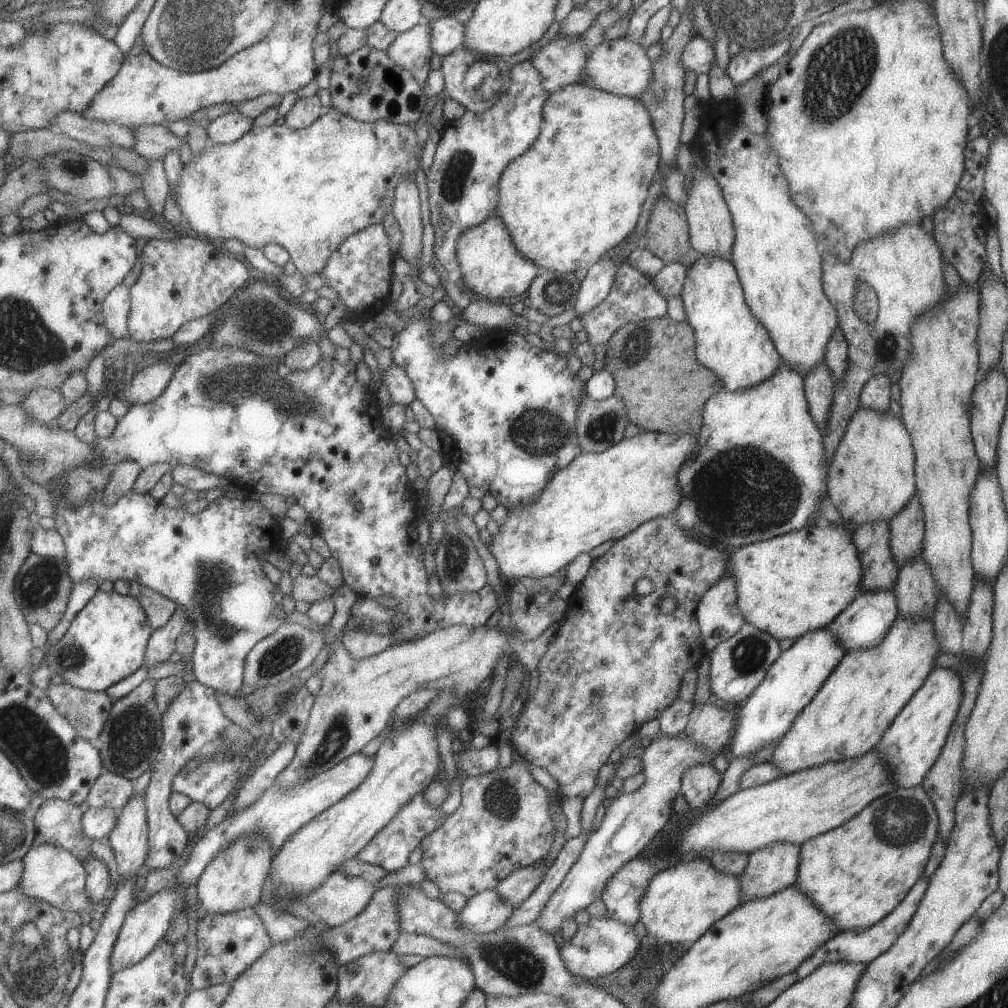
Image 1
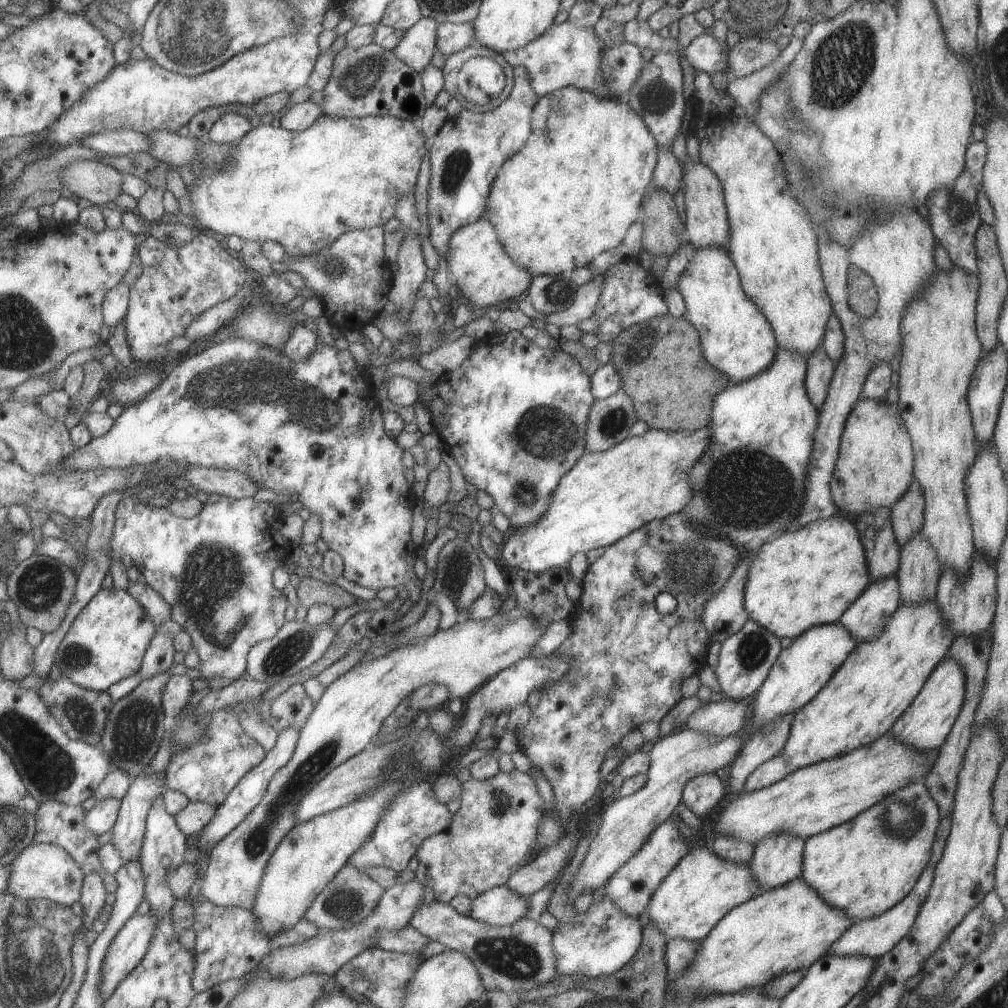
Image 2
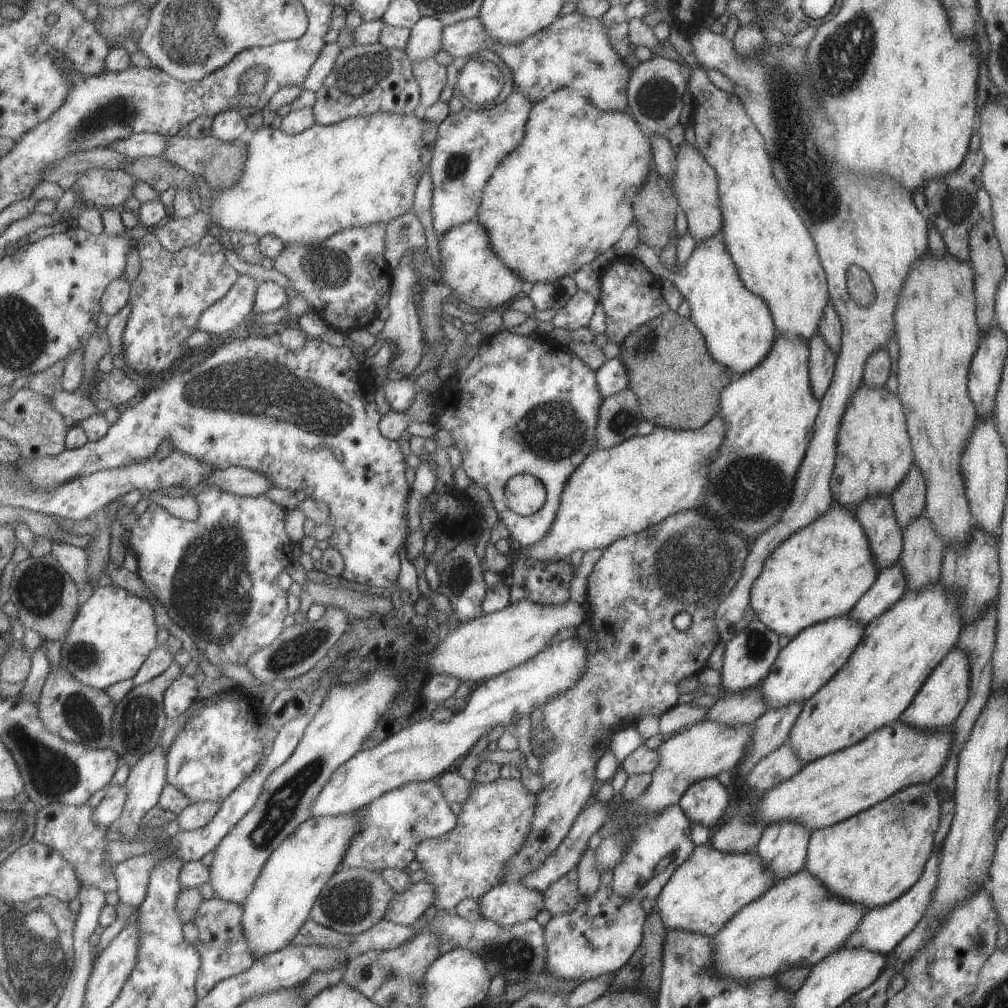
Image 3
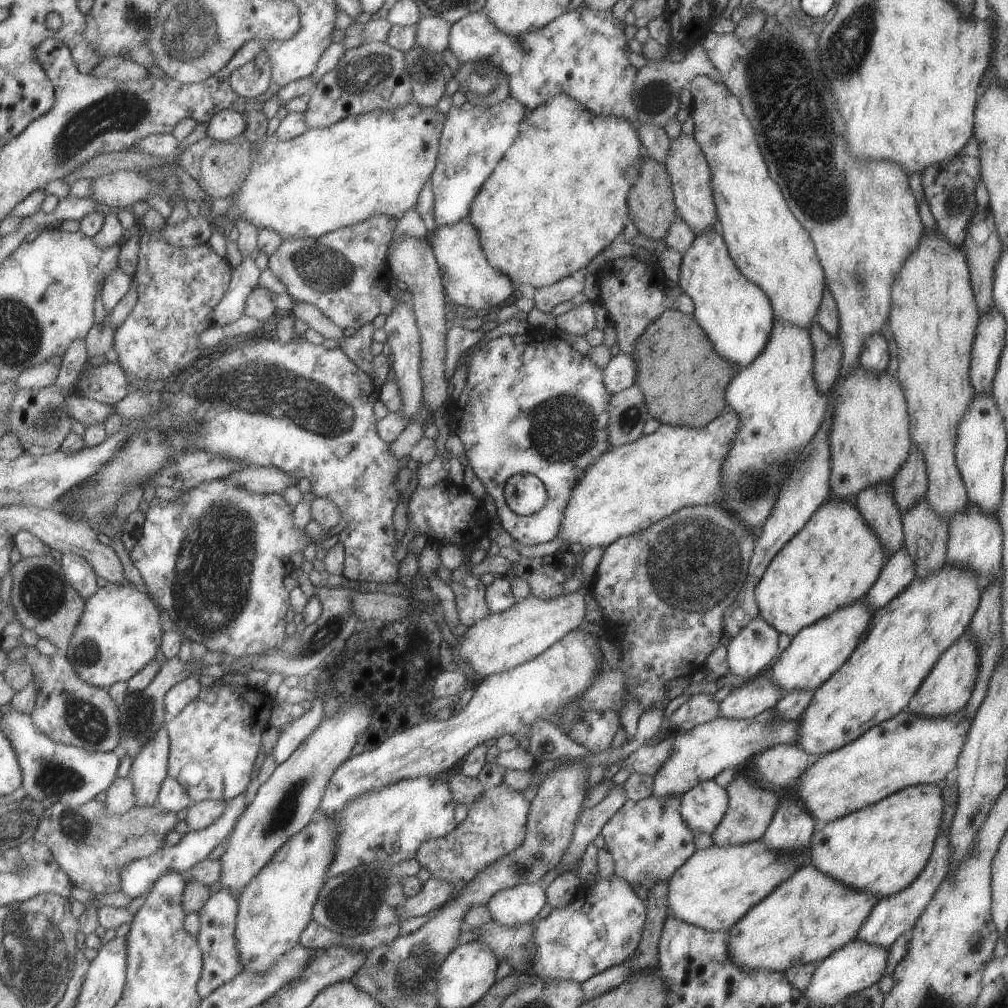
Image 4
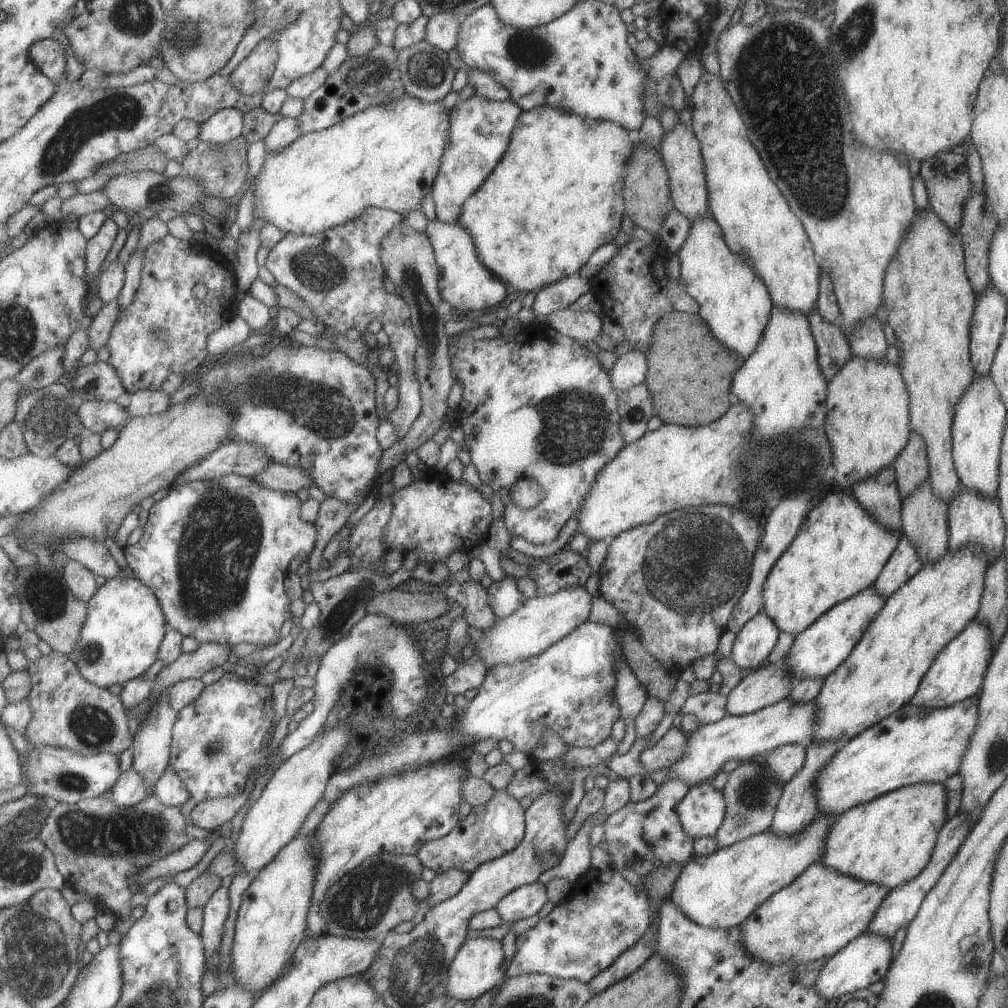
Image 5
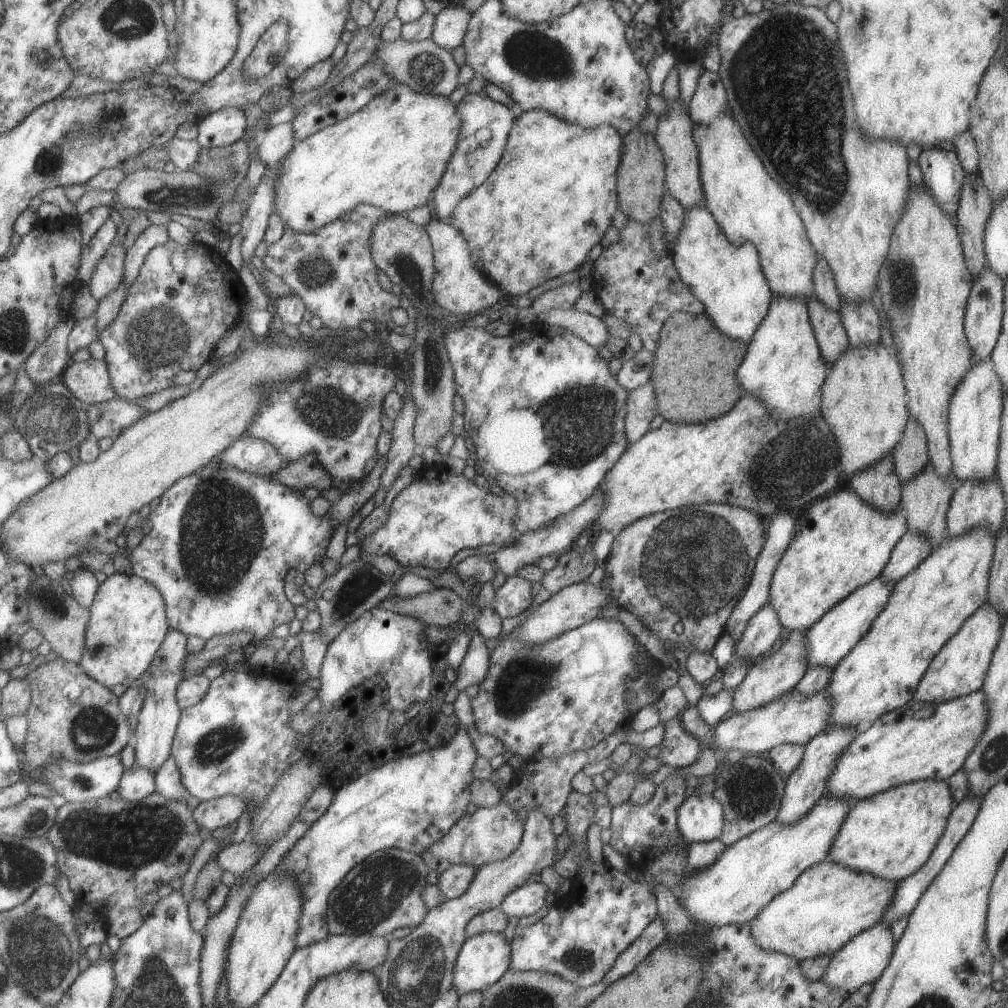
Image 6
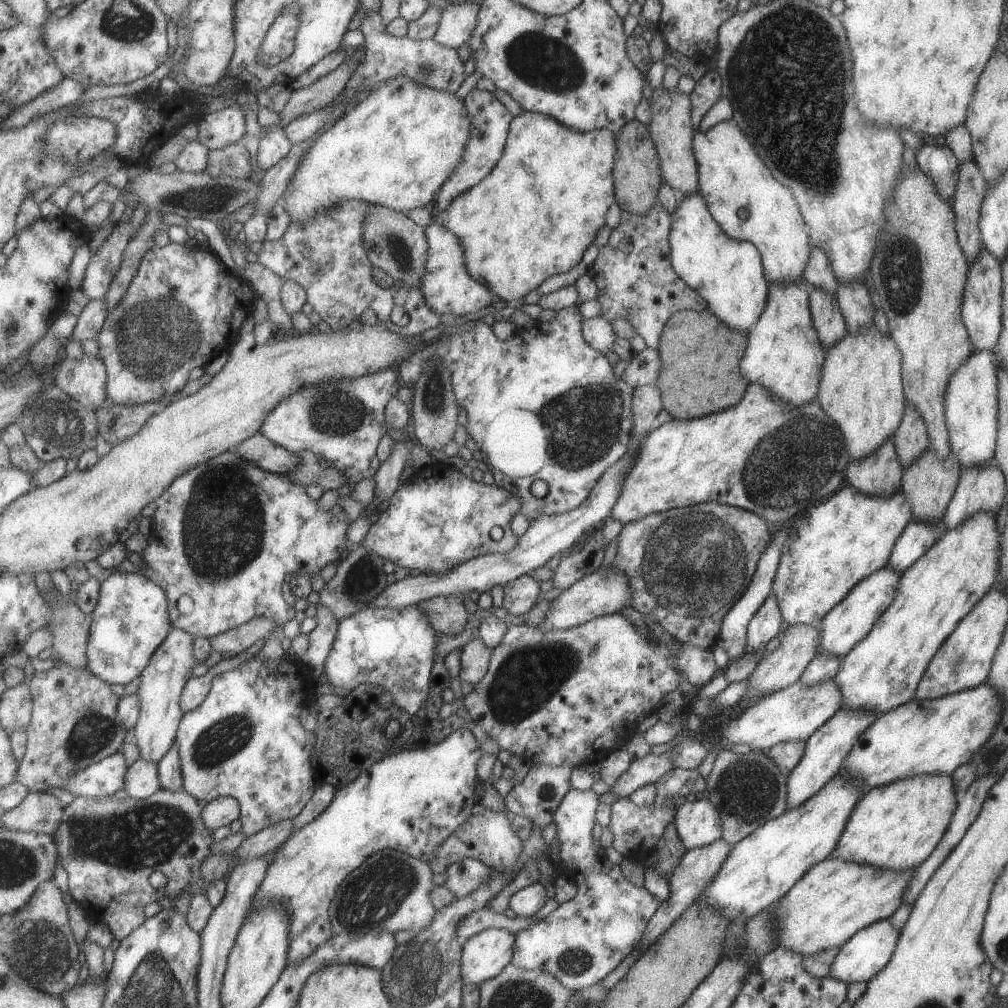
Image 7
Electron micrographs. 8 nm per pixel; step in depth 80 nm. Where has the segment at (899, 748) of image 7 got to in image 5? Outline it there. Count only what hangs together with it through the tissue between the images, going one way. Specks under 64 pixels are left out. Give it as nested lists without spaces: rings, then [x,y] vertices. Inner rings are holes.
[[[977,696],[935,710],[908,703],[852,740],[842,743],[813,780],[818,812],[837,817],[849,808],[875,800],[903,786],[944,784],[958,773],[968,738],[977,726],[977,710]]]

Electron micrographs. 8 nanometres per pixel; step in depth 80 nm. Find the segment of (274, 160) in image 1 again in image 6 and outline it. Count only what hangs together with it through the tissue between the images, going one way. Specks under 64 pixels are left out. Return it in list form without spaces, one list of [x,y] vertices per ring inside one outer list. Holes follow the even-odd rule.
[[[395,84],[371,98],[363,108],[339,120],[332,126],[297,141],[279,162],[279,176],[275,178],[273,211],[283,222],[299,234],[309,234],[321,226],[345,216],[357,204],[369,204],[389,214],[405,214],[428,203],[427,198],[439,184],[451,152],[457,144],[461,118],[455,105],[445,96],[417,94],[405,84]]]

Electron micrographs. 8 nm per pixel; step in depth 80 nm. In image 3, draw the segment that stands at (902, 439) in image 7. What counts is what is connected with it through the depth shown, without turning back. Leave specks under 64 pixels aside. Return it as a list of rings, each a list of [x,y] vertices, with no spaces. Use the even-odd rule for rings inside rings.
[[[913,463],[897,484],[895,490],[889,494],[892,509],[900,524],[904,528],[910,520],[916,519],[924,510],[924,496],[926,493],[926,482],[917,464]]]

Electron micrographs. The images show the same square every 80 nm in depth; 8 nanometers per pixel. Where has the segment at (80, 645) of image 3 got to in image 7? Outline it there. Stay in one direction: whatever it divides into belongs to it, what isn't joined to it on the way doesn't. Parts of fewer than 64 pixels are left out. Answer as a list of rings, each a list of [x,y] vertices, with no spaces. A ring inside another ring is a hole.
[[[114,570],[102,582],[101,598],[93,612],[88,669],[111,684],[123,685],[139,677],[174,627],[169,607],[165,589],[146,574]]]

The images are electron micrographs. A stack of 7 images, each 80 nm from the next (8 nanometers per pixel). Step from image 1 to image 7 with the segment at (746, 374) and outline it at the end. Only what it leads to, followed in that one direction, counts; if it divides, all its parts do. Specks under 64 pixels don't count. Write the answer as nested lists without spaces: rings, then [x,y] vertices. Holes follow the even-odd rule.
[[[698,191],[682,196],[679,204],[672,210],[667,242],[670,265],[677,276],[705,300],[706,308],[727,327],[749,332],[763,312],[768,291],[768,280],[762,269],[760,254],[753,244],[747,241],[733,240],[725,235],[709,214]]]

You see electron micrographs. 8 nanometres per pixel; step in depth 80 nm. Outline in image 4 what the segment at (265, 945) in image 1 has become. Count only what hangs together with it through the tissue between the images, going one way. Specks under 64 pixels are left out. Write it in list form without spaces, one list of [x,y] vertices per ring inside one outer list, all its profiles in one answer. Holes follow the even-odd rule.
[[[223,888],[213,894],[209,902],[203,907],[203,910],[199,912],[202,927],[198,937],[200,947],[204,952],[204,971],[198,984],[198,991],[203,998],[244,971],[244,964],[240,961],[238,940],[236,937],[239,911],[240,902],[235,900],[227,889]]]

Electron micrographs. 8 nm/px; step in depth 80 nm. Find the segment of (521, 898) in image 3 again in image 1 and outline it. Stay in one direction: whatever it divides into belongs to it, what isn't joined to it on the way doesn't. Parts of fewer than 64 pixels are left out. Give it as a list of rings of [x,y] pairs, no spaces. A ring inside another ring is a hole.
[[[487,889],[469,897],[456,915],[466,931],[485,934],[505,925],[513,909],[495,889]]]

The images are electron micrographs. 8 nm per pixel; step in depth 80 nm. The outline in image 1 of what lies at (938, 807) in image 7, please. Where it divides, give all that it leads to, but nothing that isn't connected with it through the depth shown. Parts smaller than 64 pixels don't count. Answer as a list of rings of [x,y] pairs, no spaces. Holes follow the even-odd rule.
[[[921,785],[897,787],[876,798],[855,816],[833,830],[800,844],[795,885],[827,915],[839,931],[862,929],[887,916],[903,900],[905,893],[924,874],[930,848],[938,833],[938,816]]]

